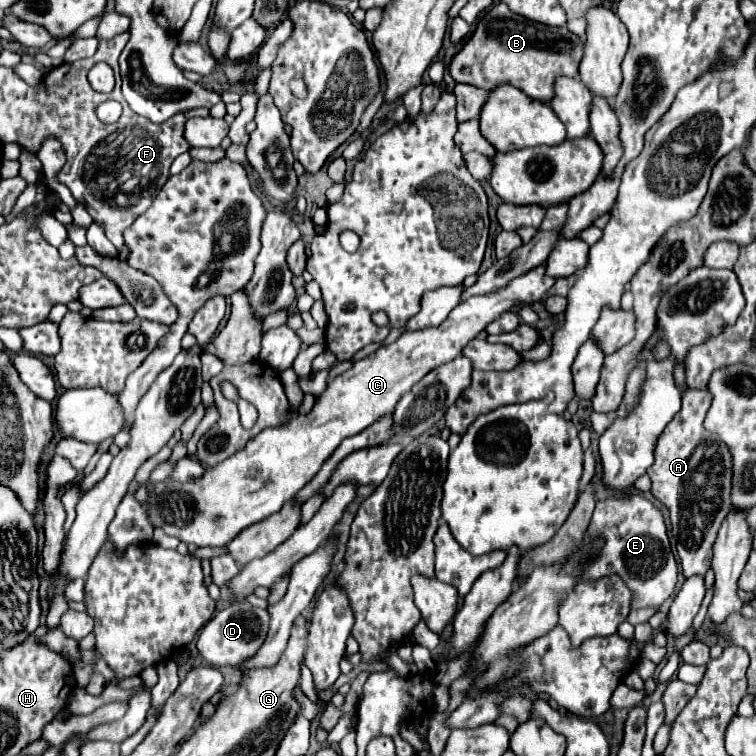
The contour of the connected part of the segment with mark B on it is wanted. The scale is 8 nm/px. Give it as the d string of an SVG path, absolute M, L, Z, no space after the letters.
M500 1L478 19L474 33L450 59L448 69L458 83L476 85L486 91L492 91L500 83L512 83L532 99L550 101L554 79L558 75L576 77L580 59L582 43L578 35L570 33L566 27L548 27L546 31L544 27L512 13L508 5Z

